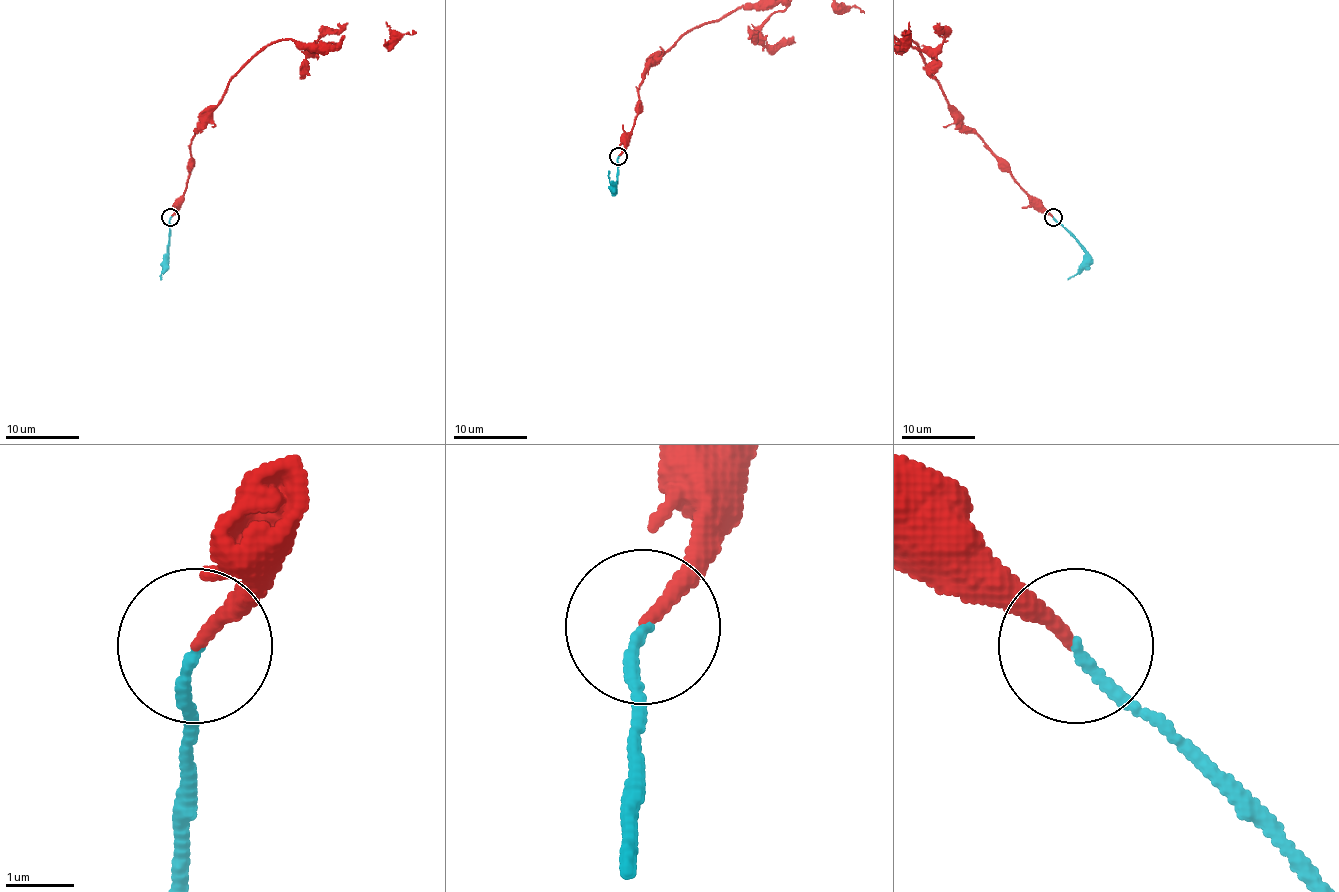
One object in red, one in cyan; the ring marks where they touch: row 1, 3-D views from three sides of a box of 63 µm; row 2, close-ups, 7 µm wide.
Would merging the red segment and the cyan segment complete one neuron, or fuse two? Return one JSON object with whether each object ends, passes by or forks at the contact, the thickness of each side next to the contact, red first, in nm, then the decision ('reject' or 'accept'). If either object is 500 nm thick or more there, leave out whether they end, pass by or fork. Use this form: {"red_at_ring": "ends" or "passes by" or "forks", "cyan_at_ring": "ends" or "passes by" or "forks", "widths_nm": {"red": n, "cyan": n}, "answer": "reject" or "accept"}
{"red_at_ring": "ends", "cyan_at_ring": "ends", "widths_nm": {"red": 190, "cyan": 140}, "answer": "accept"}

